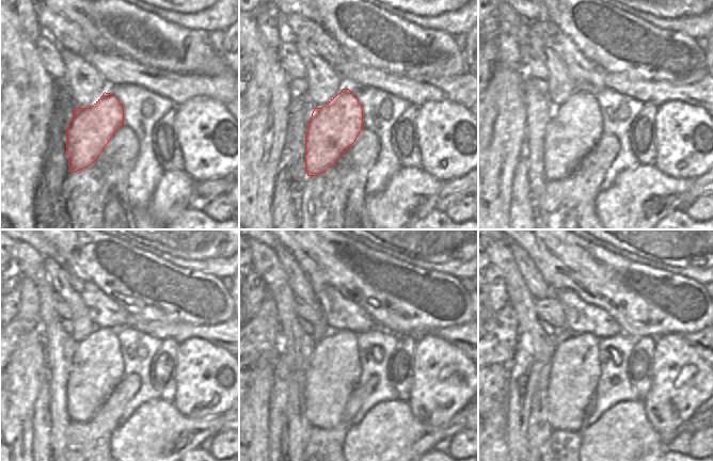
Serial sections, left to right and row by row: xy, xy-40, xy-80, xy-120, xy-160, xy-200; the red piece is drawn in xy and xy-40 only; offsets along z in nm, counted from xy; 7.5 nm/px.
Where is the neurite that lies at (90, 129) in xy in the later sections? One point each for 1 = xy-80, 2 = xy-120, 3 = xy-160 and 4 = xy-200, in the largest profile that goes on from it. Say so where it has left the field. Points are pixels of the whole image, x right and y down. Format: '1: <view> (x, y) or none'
1: xy-80 (575, 127)
2: xy-120 (97, 368)
3: xy-160 (333, 374)
4: xy-200 (574, 372)

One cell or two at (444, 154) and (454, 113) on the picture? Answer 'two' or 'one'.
one

